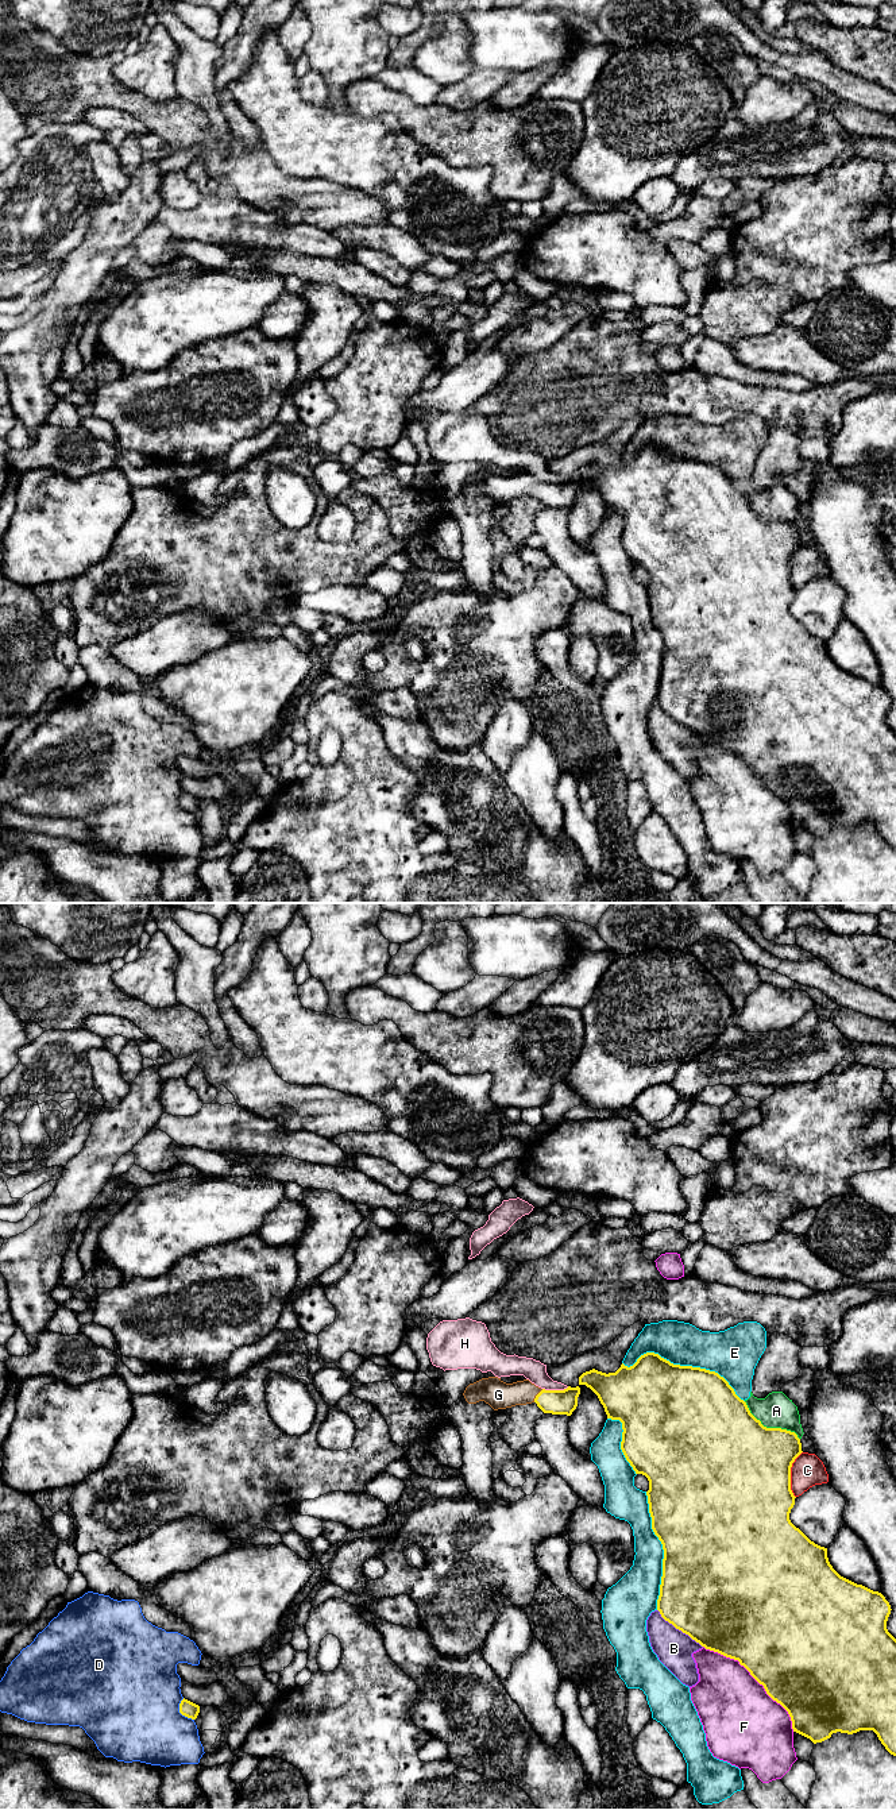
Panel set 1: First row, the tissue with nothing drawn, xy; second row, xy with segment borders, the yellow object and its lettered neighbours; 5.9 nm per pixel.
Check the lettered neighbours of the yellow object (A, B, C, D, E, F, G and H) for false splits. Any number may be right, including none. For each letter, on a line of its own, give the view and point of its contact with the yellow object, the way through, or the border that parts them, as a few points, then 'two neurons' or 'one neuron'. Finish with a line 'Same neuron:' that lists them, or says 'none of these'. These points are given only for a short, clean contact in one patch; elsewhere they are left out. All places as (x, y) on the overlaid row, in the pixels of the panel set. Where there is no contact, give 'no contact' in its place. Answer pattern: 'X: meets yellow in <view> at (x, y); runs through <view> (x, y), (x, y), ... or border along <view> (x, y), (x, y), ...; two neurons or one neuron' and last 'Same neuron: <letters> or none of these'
A: meets yellow in xy at (771, 1428); two neurons
B: meets yellow in xy at (679, 1629); two neurons
C: meets yellow in xy at (790, 1474); border along xy (802, 1451), (791, 1467), (791, 1492), (795, 1497); two neurons
D: meets yellow in xy at (180, 1712); two neurons
E: meets yellow in xy at (684, 1366); two neurons
F: meets yellow in xy at (756, 1679); two neurons
G: meets yellow in xy at (536, 1396); runs through xy (564, 1401), (548, 1401), (536, 1396), (498, 1394); one neuron
H: meets yellow in xy at (555, 1390); two neurons
Same neuron: G

